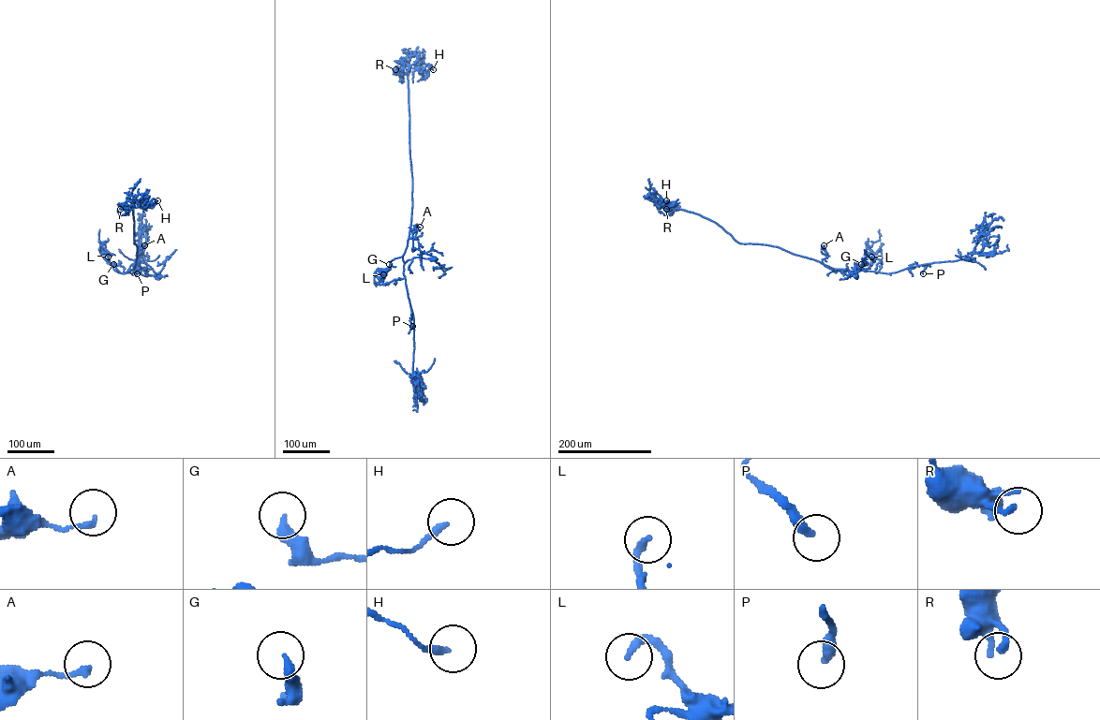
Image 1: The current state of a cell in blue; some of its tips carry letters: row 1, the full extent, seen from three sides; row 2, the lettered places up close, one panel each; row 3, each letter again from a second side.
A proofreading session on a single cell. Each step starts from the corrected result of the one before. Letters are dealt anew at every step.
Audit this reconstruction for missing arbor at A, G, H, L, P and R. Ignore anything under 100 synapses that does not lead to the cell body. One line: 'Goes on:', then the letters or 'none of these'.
Goes on: none of these

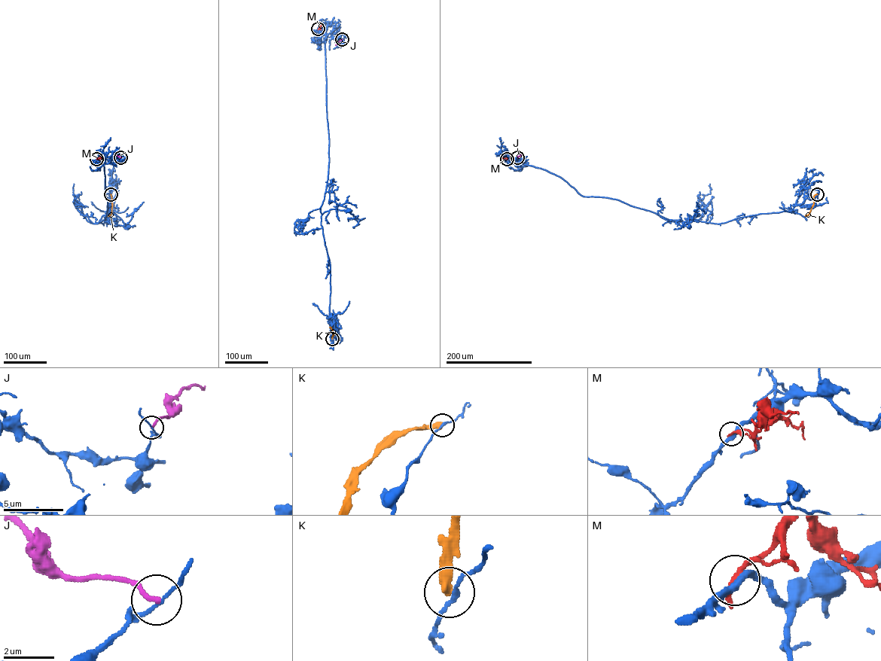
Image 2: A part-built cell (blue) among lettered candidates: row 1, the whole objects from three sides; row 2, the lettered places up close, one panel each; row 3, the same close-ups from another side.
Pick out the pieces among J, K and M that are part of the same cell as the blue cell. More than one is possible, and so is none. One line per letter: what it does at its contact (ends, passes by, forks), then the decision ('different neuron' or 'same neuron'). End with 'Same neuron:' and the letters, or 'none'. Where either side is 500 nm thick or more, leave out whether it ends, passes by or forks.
J: it ends there; different neuron
K: it ends there; different neuron
M: it ends there; different neuron
Same neuron: none

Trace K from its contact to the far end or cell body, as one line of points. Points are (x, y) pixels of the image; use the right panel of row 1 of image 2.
K: (817, 194), (813, 196), (809, 212), (805, 215)

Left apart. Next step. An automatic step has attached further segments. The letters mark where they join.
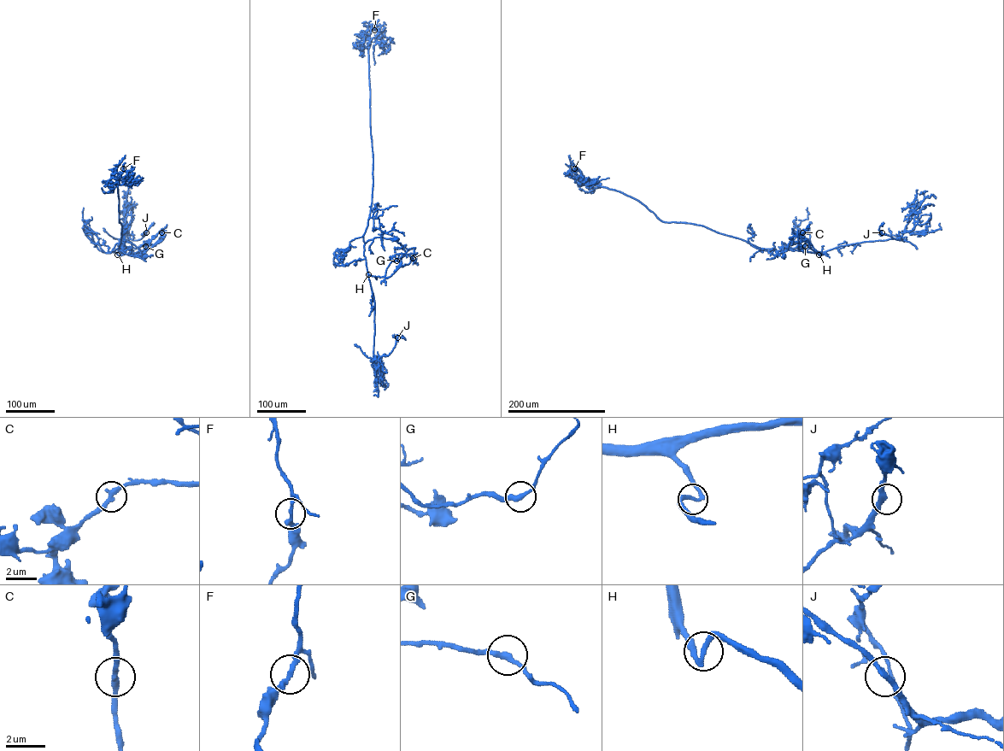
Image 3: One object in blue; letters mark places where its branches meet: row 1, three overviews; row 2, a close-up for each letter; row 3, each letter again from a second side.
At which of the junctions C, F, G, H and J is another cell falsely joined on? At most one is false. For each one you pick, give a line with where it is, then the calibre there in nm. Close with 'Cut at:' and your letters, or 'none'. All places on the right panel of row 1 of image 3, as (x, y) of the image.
Cut at: none

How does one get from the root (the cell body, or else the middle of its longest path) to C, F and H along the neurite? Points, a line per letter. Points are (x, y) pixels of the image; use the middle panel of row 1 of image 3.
C: (396, 239), (375, 237), (365, 243), (363, 254), (368, 274), (387, 278), (413, 258)
F: (396, 239), (375, 237), (366, 243), (363, 239), (372, 184), (368, 49), (370, 32), (374, 30)
H: (396, 239), (375, 237), (365, 243), (363, 254), (368, 274)

